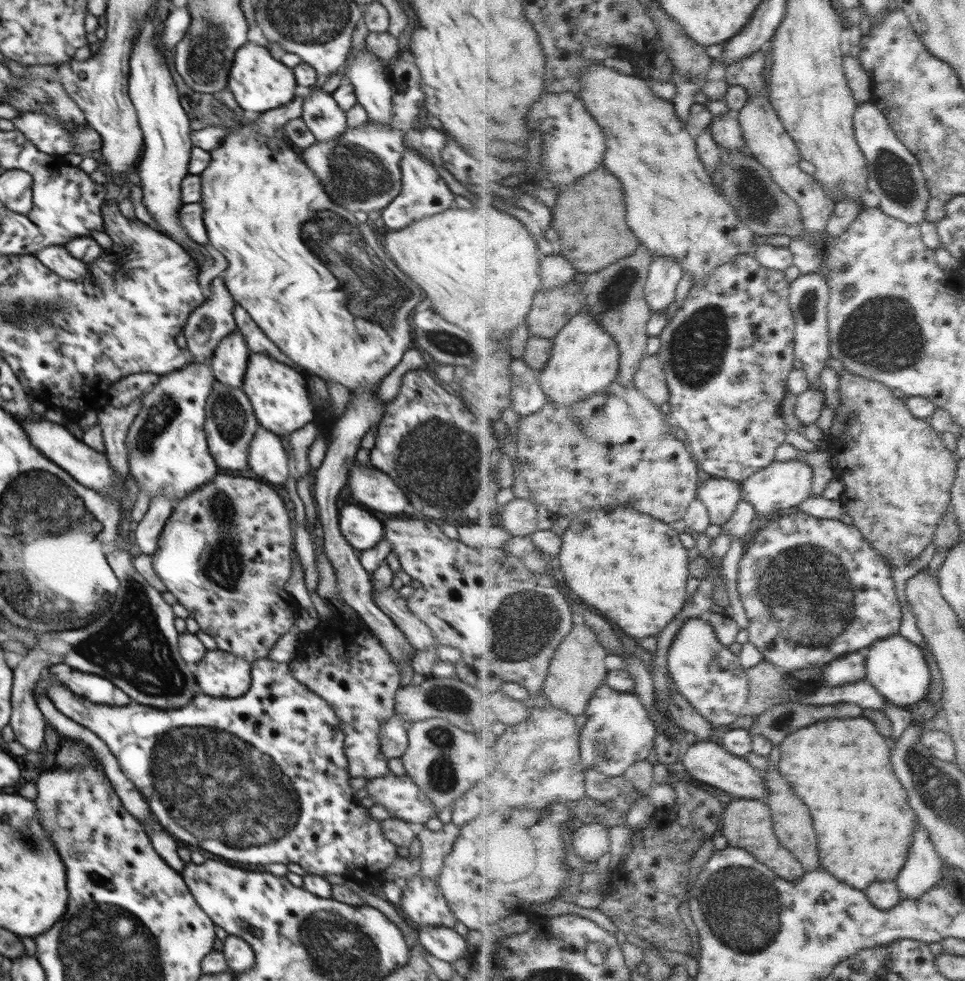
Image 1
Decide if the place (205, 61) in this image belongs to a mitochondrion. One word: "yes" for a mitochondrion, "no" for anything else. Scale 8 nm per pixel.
yes

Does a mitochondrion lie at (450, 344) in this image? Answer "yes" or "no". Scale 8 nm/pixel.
yes

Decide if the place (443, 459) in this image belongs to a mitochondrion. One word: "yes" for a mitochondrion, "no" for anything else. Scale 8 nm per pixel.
yes

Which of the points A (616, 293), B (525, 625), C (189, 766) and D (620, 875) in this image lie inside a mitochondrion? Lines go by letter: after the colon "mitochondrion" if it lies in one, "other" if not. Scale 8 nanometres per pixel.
A: mitochondrion
B: mitochondrion
C: mitochondrion
D: other

